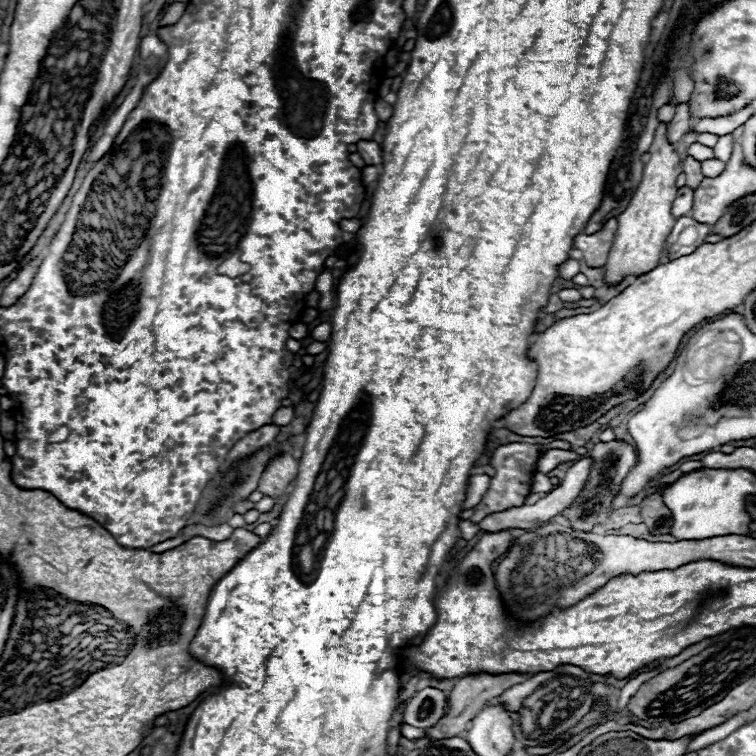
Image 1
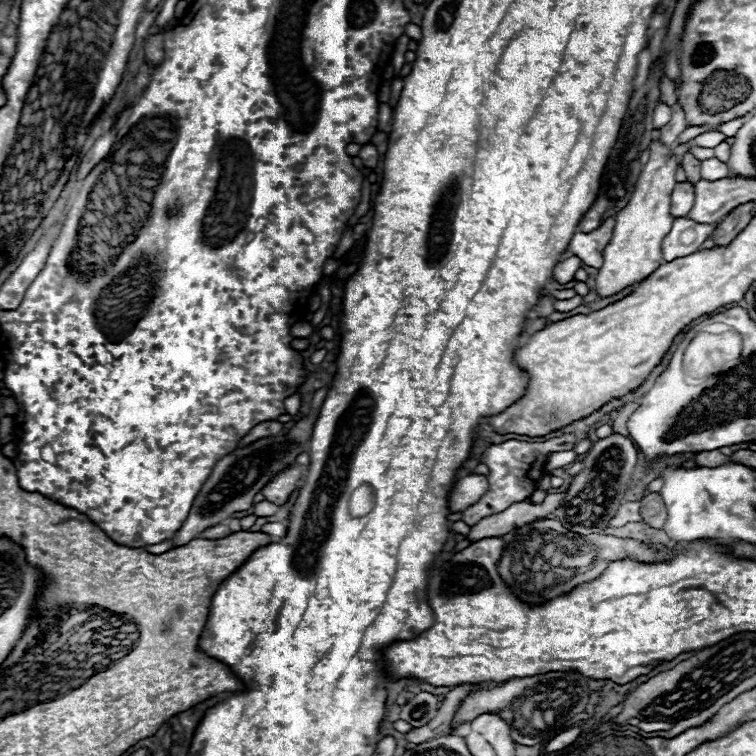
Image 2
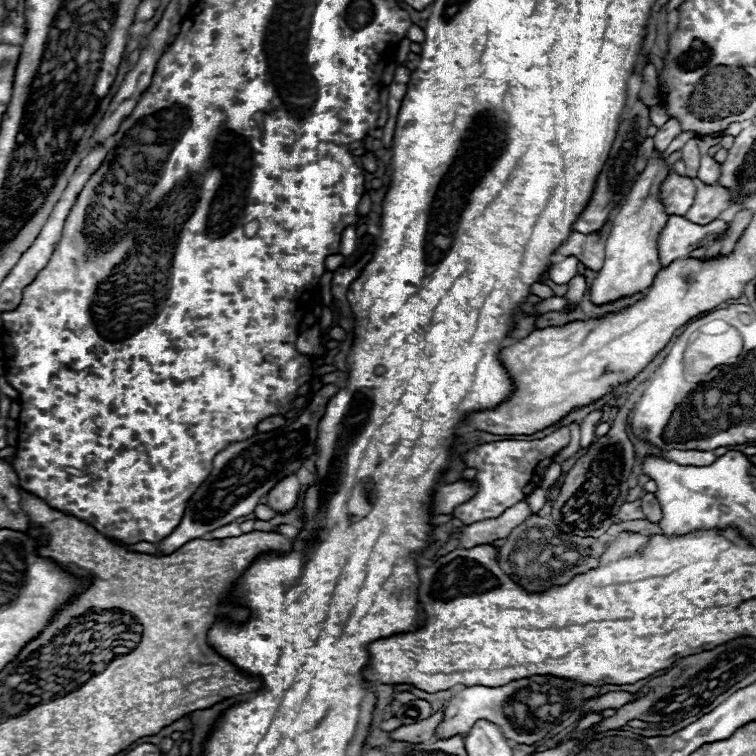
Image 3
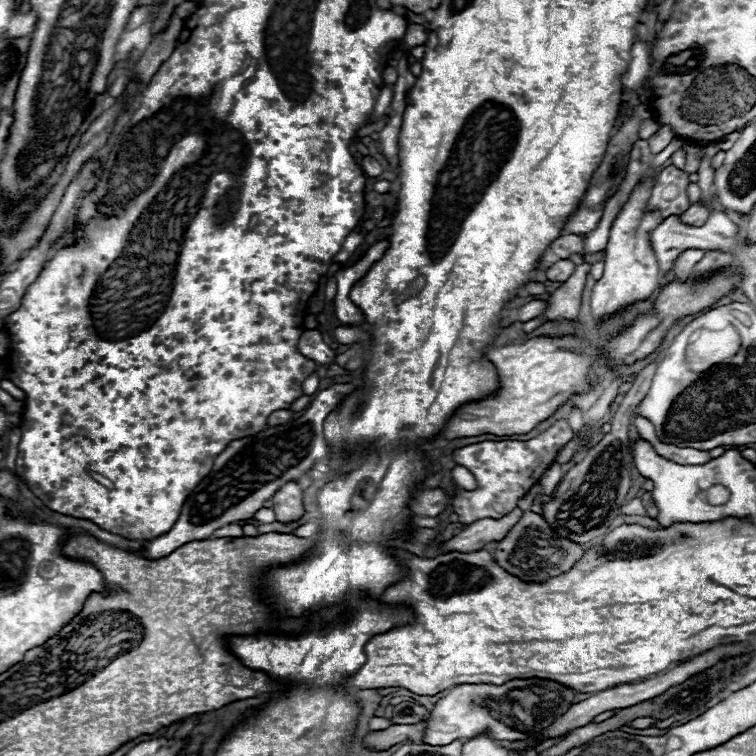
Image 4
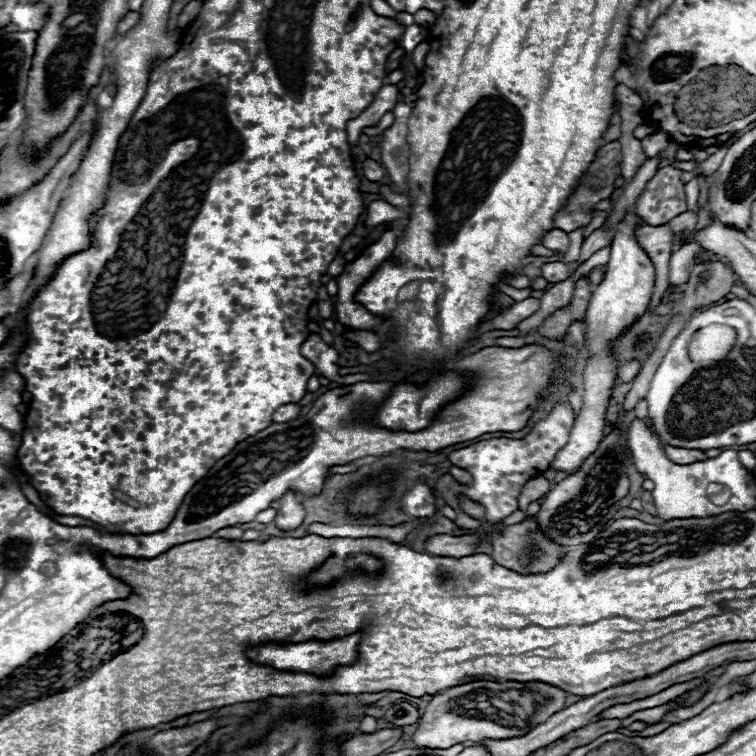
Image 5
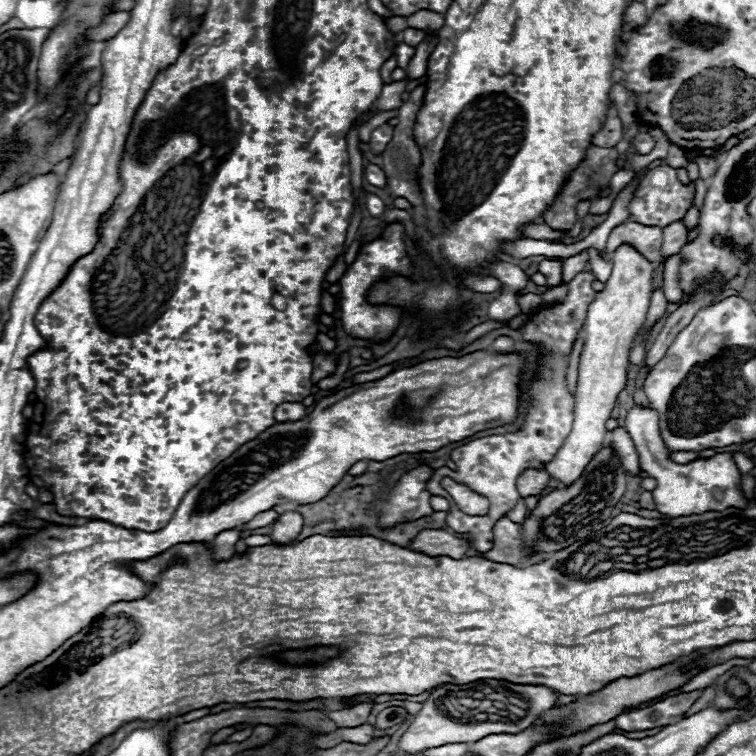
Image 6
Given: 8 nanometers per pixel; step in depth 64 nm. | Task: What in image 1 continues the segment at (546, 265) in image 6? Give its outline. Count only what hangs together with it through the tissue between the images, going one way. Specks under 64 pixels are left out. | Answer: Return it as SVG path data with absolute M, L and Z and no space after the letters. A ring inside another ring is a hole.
M576 258L566 260L566 262L558 268L558 276L560 276L562 280L572 280L578 272L580 272L580 262L578 262Z

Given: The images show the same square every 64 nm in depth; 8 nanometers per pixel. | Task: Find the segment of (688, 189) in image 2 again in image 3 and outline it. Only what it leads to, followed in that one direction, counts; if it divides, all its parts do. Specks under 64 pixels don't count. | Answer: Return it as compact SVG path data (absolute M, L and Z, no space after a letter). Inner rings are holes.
M672 168L668 178L660 186L660 200L664 204L666 214L684 216L694 202L694 184L692 178L676 174Z

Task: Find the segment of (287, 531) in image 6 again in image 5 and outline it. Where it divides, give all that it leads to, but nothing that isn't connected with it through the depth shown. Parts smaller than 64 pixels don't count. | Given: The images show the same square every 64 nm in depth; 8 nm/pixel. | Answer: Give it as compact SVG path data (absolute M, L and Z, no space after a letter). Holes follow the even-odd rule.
M288 492L280 500L280 510L278 510L276 518L274 518L274 526L278 530L296 530L302 524L306 512L304 512L302 504L298 502L298 498L300 498L298 494Z

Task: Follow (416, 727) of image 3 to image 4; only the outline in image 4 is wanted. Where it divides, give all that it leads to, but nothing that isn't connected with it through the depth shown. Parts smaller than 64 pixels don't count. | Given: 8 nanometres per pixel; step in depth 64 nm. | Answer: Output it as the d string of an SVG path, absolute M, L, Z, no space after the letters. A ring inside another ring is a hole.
M424 722L418 724L410 724L410 726L390 726L386 730L376 730L370 732L362 738L362 748L366 750L386 750L398 742L404 740L412 740L412 742L420 742L424 734Z

